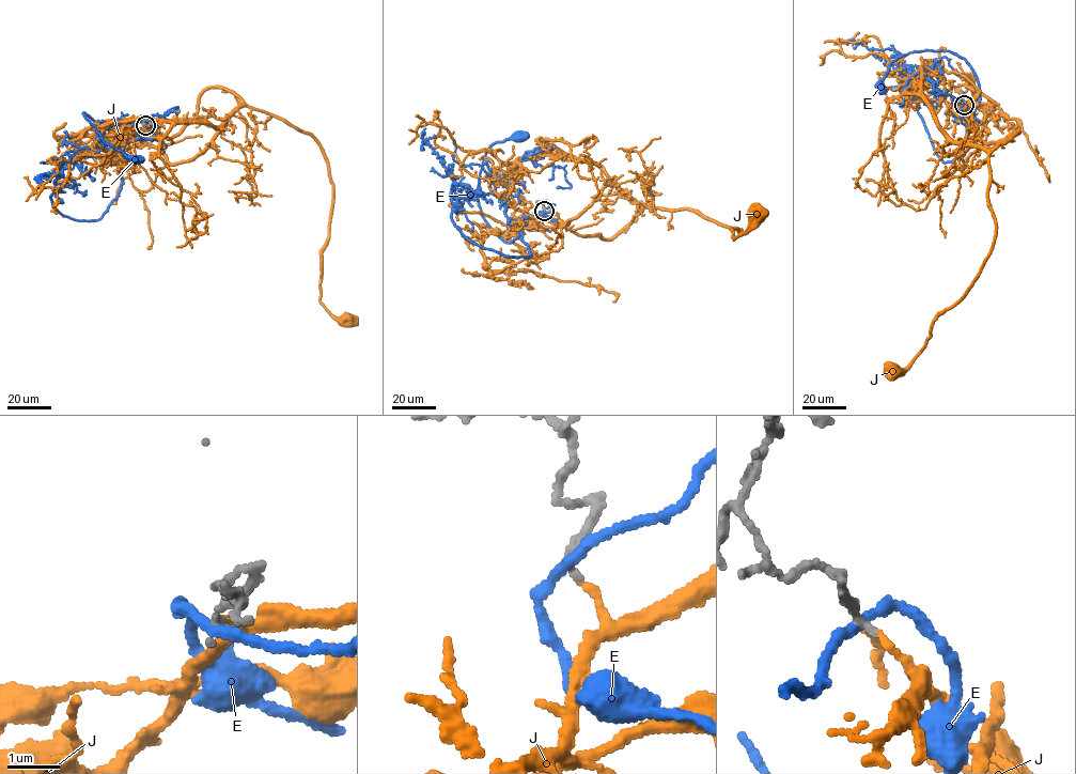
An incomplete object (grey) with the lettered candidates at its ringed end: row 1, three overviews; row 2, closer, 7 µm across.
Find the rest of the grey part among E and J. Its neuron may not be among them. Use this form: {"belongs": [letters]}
{"belongs": ["J"]}

